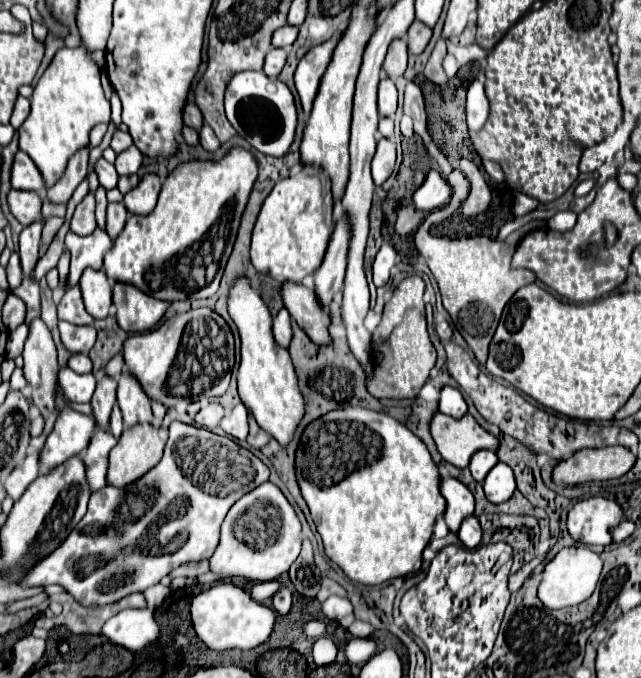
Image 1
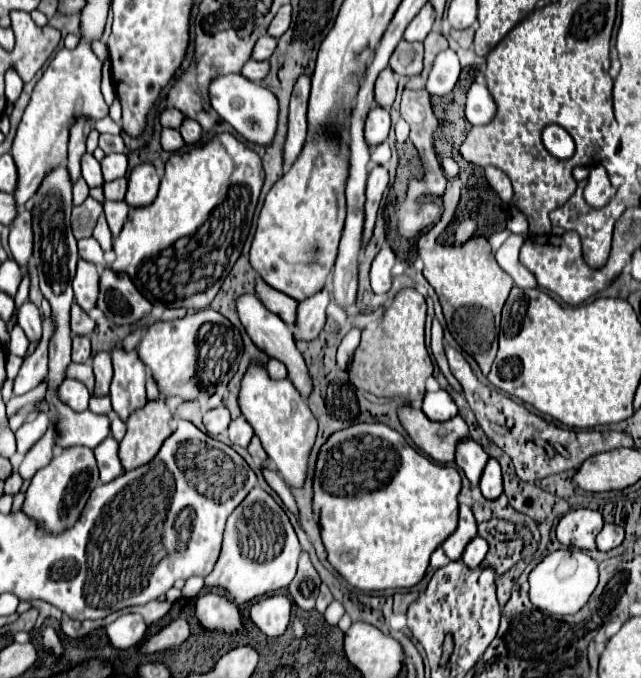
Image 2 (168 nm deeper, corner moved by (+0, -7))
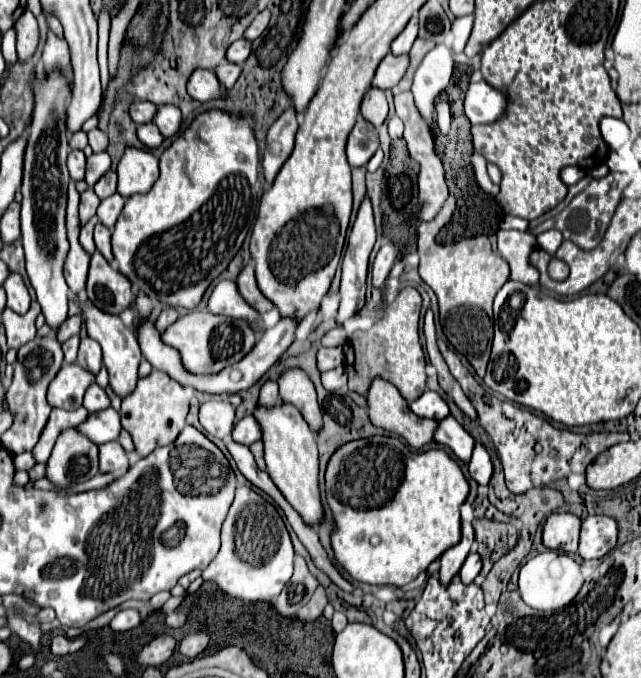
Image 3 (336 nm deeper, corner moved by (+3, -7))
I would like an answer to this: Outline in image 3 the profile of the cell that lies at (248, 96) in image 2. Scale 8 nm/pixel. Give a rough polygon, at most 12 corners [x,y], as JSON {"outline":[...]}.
{"outline":[[197,69],[189,79],[195,101],[227,99],[215,71]]}

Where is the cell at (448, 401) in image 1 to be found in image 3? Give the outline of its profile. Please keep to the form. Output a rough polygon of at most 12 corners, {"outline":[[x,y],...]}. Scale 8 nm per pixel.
{"outline":[[427,389],[411,403],[419,417],[445,419],[447,403]]}

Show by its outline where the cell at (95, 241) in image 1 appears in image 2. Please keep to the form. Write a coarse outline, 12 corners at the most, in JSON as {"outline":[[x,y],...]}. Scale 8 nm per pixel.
{"outline":[[94,237],[78,241],[82,259],[100,271],[106,267],[104,253]]}

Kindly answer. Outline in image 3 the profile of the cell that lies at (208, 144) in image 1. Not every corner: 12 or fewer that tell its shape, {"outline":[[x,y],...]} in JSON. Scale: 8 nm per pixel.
{"outline":[[159,107],[155,123],[167,139],[179,135],[181,111]]}

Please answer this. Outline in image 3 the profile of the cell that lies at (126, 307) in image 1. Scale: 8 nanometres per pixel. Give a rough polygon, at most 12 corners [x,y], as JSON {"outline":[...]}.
{"outline":[[101,253],[91,257],[87,295],[119,315],[135,303],[129,279]]}

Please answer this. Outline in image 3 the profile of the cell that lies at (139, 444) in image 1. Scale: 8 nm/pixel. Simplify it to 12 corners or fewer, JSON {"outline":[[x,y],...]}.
{"outline":[[163,371],[139,379],[119,415],[135,453],[173,443],[189,399]]}

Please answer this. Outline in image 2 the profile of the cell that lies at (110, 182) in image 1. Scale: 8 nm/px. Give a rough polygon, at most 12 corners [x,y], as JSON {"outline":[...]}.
{"outline":[[92,153],[82,159],[82,177],[88,187],[104,185],[100,163]]}

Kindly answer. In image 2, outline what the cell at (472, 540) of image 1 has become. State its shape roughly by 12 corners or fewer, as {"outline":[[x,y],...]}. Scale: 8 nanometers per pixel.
{"outline":[[482,537],[468,543],[462,561],[478,569],[488,553]]}

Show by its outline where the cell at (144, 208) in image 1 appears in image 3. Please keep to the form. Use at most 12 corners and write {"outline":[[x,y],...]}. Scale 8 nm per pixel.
{"outline":[[127,147],[117,165],[125,199],[147,193],[159,177],[151,151]]}

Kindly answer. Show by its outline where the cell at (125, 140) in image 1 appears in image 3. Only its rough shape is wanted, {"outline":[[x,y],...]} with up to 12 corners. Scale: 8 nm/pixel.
{"outline":[[99,129],[89,131],[93,153],[107,151],[107,133]]}

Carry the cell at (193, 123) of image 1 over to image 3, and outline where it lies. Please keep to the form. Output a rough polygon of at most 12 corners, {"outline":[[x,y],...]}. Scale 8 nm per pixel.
{"outline":[[149,101],[131,105],[131,119],[137,125],[153,123],[157,105]]}

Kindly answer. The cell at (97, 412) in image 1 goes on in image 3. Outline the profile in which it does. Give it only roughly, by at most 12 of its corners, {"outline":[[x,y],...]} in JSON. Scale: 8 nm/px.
{"outline":[[81,339],[77,363],[97,377],[103,367],[99,343]]}

